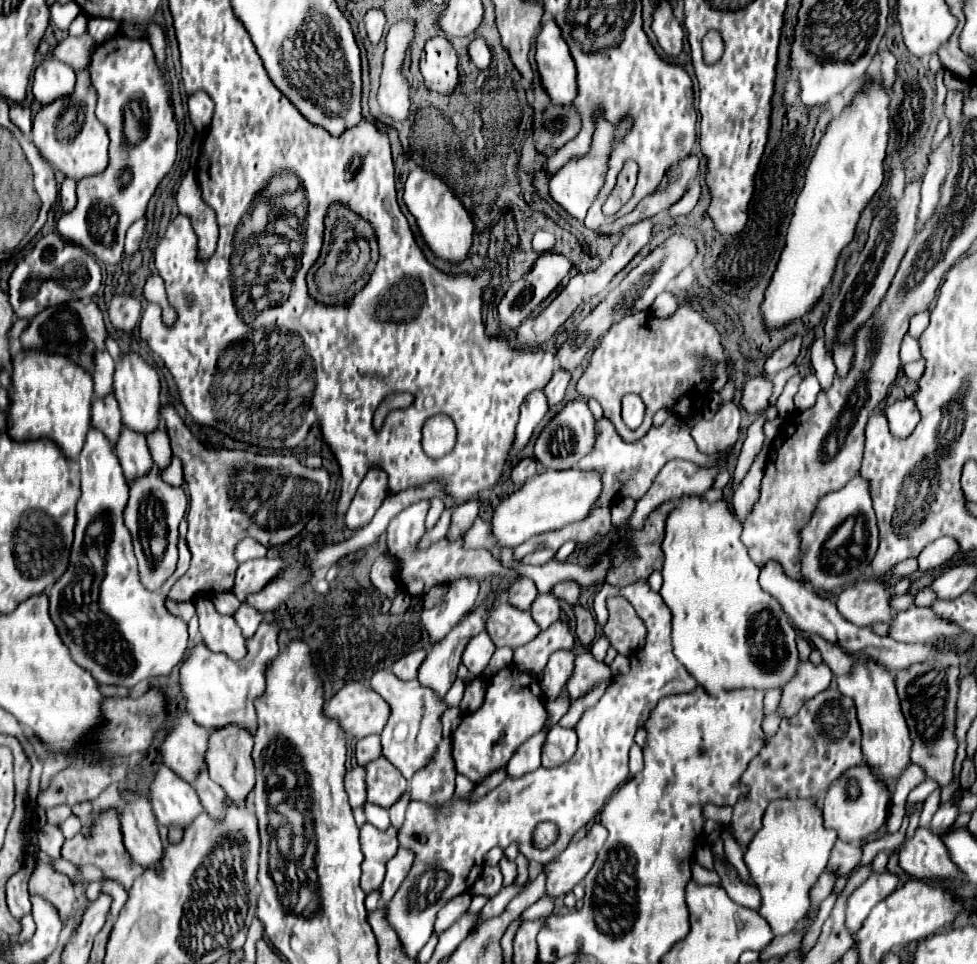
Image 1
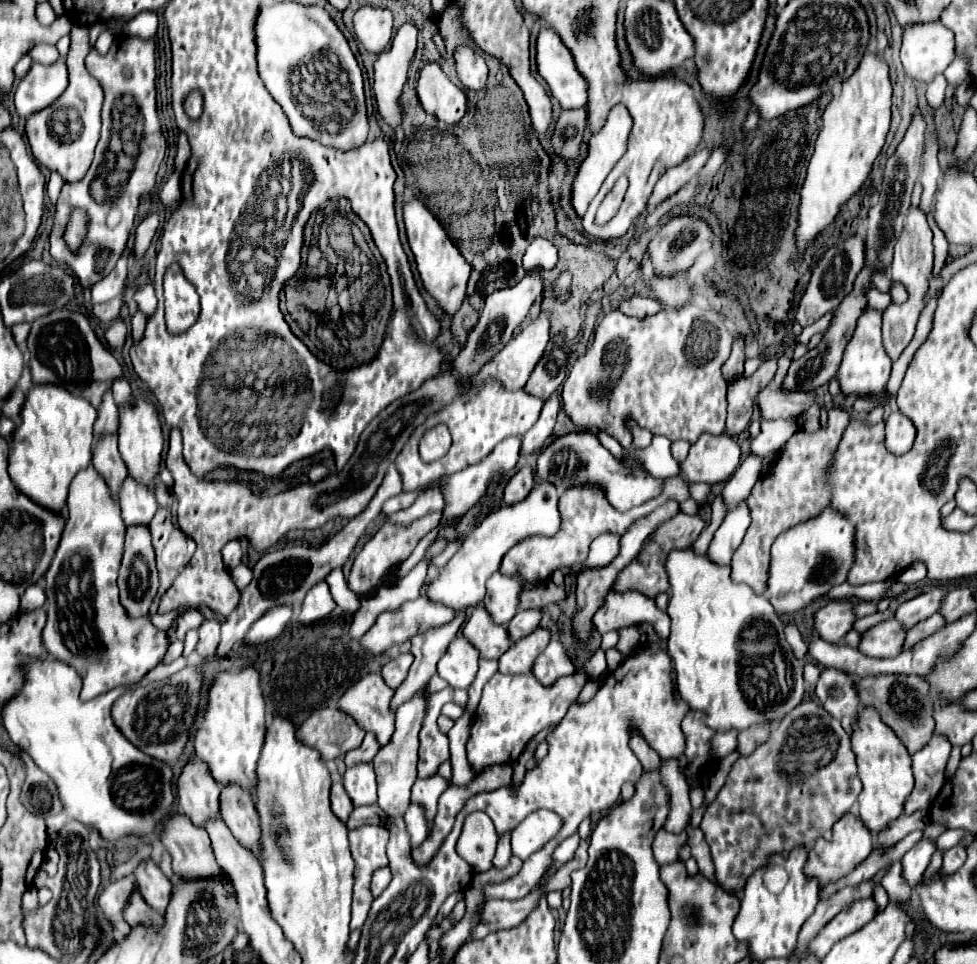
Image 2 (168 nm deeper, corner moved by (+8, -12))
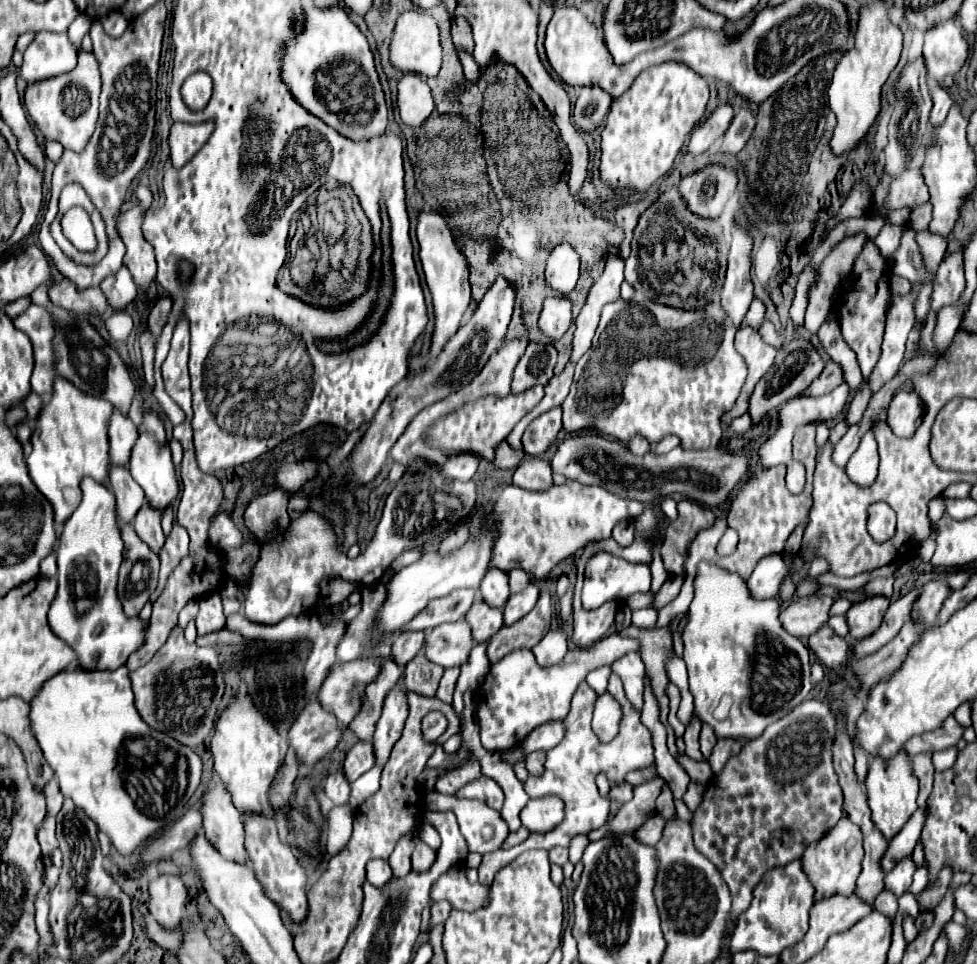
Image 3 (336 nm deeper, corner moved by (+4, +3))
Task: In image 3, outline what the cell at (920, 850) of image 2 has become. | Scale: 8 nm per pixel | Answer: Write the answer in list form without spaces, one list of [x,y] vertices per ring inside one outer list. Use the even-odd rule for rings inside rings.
[[[911,857],[899,861],[899,863],[891,869],[891,873],[885,875],[885,889],[891,891],[891,893],[895,893],[897,897],[901,897],[901,895],[909,889],[913,873],[915,873],[915,863],[913,863]]]

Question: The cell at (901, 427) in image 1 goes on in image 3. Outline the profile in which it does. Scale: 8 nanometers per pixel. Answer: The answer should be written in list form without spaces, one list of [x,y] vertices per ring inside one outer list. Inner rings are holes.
[[[897,391],[889,403],[887,425],[897,437],[911,437],[919,427],[923,403],[913,391]]]

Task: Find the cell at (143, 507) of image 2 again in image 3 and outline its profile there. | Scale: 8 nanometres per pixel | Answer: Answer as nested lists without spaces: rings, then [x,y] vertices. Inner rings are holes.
[[[147,503],[139,509],[135,521],[133,521],[133,527],[137,531],[137,535],[141,537],[141,541],[151,547],[153,553],[159,553],[159,549],[163,547],[163,541],[165,541],[165,535],[161,531],[161,515],[159,511],[151,509]]]

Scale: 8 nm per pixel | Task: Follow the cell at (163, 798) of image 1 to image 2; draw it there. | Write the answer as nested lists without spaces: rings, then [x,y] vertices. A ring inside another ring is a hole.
[[[171,816],[163,822],[161,842],[173,856],[175,876],[185,878],[211,878],[217,876],[219,864],[215,862],[209,836],[205,828],[195,828],[187,816]]]

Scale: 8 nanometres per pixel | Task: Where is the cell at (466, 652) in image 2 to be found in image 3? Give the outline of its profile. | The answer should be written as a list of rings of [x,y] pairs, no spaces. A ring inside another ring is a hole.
[[[467,621],[439,625],[425,639],[425,655],[441,667],[461,667],[469,659],[473,647],[471,627]]]

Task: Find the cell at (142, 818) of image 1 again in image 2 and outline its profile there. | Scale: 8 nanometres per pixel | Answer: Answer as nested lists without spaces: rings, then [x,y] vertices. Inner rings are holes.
[[[153,858],[141,860],[139,866],[133,870],[135,880],[139,880],[139,892],[143,900],[155,908],[159,914],[165,912],[169,898],[171,898],[171,882],[169,878],[159,870],[157,862]]]

